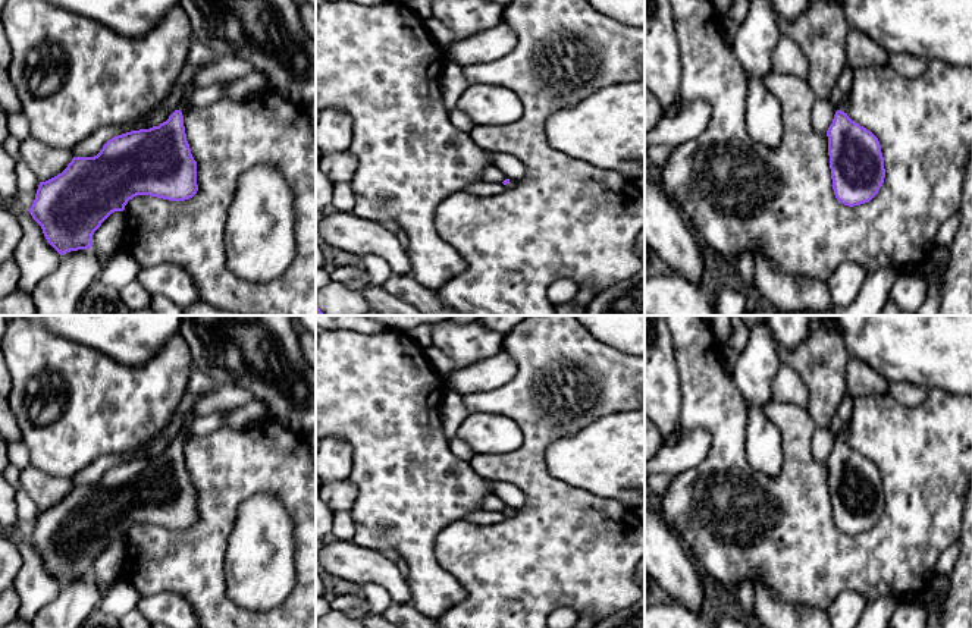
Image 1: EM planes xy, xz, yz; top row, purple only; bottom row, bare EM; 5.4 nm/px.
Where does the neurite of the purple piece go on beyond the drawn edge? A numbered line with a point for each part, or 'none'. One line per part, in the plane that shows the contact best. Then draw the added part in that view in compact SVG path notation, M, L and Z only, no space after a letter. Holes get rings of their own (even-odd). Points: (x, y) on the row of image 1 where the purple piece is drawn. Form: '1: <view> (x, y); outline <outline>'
1: xy (191, 88); outline M194 85L186 87L186 88L185 88L185 92L184 92L184 97L182 97L179 106L176 107L176 110L181 110L181 112L182 112L182 116L184 116L184 117L185 117L185 114L186 114L186 112L188 112L188 110L186 110L186 106L185 106L185 100L186 100L186 97L191 95L195 90L198 90L198 87L194 87Z

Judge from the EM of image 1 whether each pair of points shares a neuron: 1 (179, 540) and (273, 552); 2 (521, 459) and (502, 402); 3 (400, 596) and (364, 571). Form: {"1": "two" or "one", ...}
{"1": "two", "2": "one", "3": "one"}

